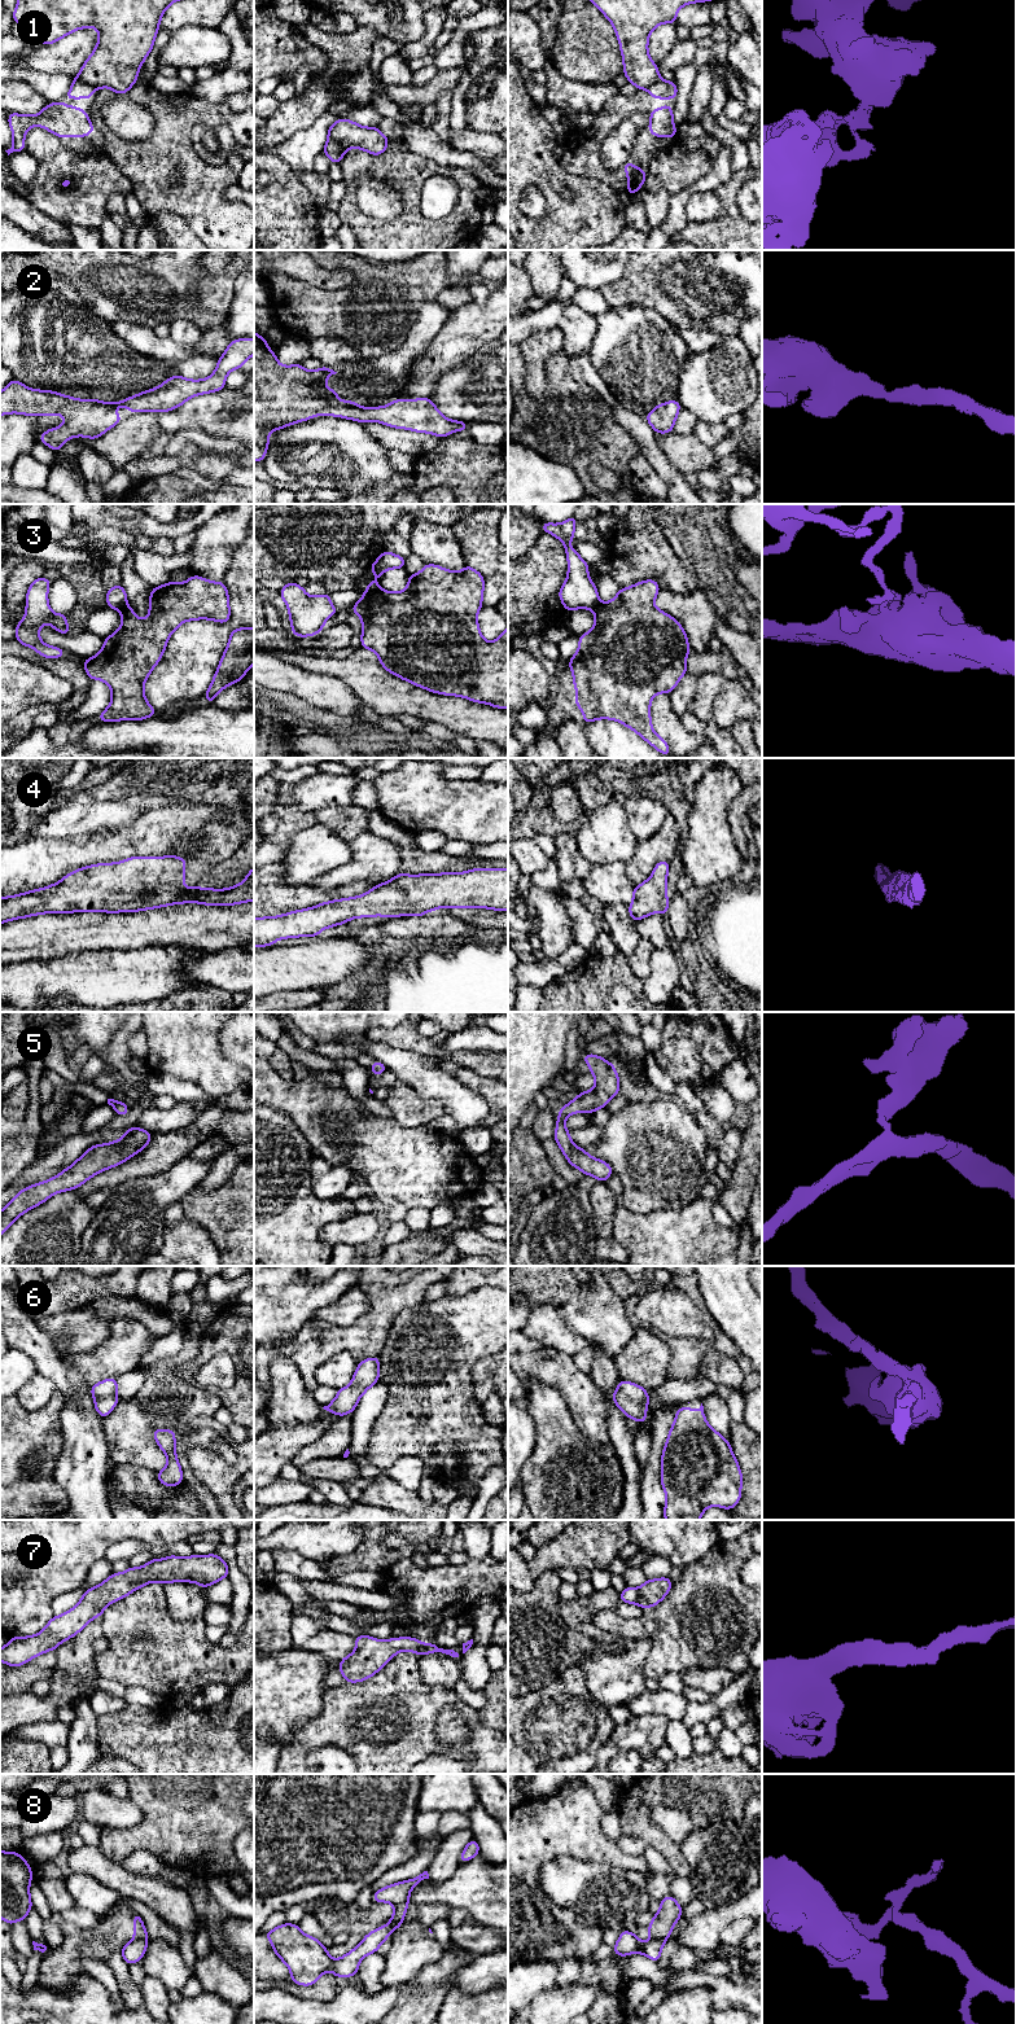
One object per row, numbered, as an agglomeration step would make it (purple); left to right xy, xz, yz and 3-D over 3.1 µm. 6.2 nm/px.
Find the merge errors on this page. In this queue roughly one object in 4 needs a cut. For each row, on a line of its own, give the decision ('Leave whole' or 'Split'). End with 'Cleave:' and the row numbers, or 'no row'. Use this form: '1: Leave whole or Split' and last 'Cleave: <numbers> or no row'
1: Split
2: Leave whole
3: Split
4: Leave whole
5: Leave whole
6: Leave whole
7: Leave whole
8: Split
Cleave: 1, 3, 8

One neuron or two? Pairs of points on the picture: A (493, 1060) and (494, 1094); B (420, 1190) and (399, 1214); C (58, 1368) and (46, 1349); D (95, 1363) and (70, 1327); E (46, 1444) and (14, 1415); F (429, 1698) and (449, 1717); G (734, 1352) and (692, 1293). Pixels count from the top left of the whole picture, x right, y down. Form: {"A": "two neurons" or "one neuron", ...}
{"A": "two neurons", "B": "two neurons", "C": "one neuron", "D": "two neurons", "E": "one neuron", "F": "two neurons", "G": "one neuron"}

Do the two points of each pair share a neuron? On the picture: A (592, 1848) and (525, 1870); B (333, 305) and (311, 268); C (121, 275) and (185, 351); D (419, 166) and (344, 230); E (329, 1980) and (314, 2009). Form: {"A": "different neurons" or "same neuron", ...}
{"A": "same neuron", "B": "different neurons", "C": "different neurons", "D": "different neurons", "E": "different neurons"}

